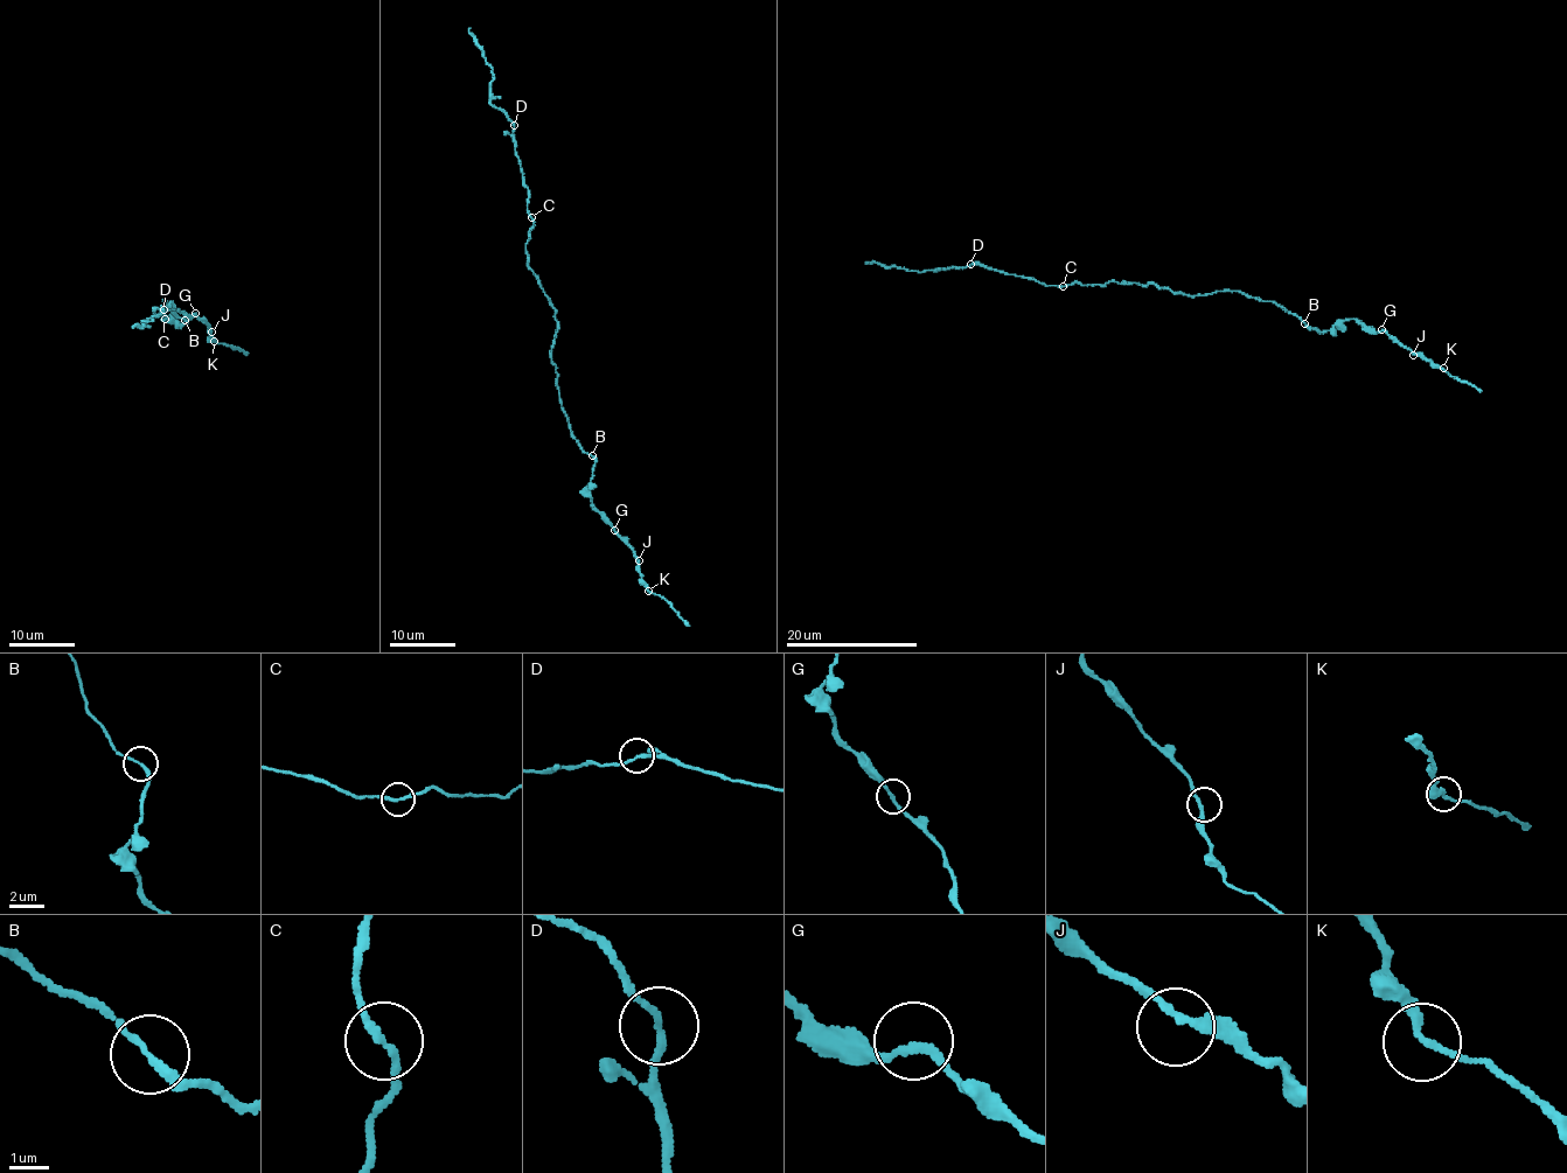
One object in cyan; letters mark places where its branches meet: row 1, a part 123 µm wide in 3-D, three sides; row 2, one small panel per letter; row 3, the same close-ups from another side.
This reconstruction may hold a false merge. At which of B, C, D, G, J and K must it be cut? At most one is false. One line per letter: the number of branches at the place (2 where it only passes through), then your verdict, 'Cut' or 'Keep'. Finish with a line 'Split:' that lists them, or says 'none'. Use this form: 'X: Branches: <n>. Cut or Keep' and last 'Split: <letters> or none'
B: Branches: 2. Keep
C: Branches: 2. Keep
D: Branches: 2. Keep
G: Branches: 2. Keep
J: Branches: 2. Keep
K: Branches: 2. Keep
Split: none

